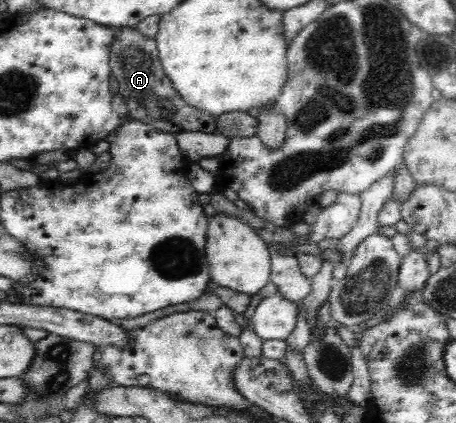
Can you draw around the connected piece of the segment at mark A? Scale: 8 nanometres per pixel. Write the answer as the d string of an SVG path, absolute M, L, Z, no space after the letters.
M112 28L112 31L115 31L115 37L108 47L110 76L118 81L119 93L126 100L130 117L161 132L176 134L201 131L214 134L214 116L190 107L178 96L170 78L160 65L155 39L145 37L135 28Z

